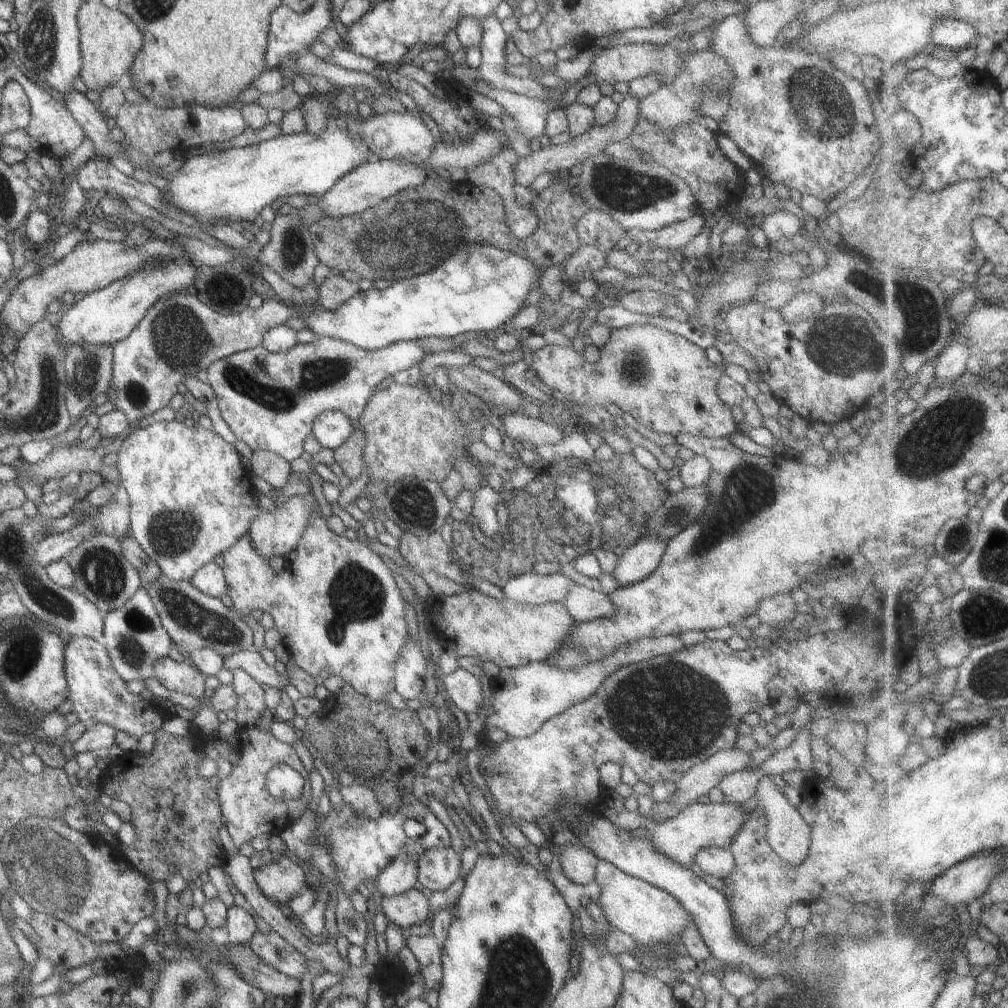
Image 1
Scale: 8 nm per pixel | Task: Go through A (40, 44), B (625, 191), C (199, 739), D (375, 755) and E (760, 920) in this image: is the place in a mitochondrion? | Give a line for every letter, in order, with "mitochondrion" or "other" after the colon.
A: mitochondrion
B: mitochondrion
C: other
D: mitochondrion
E: mitochondrion

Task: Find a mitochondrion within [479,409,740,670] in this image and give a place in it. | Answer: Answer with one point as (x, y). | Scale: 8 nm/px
(594, 510)

